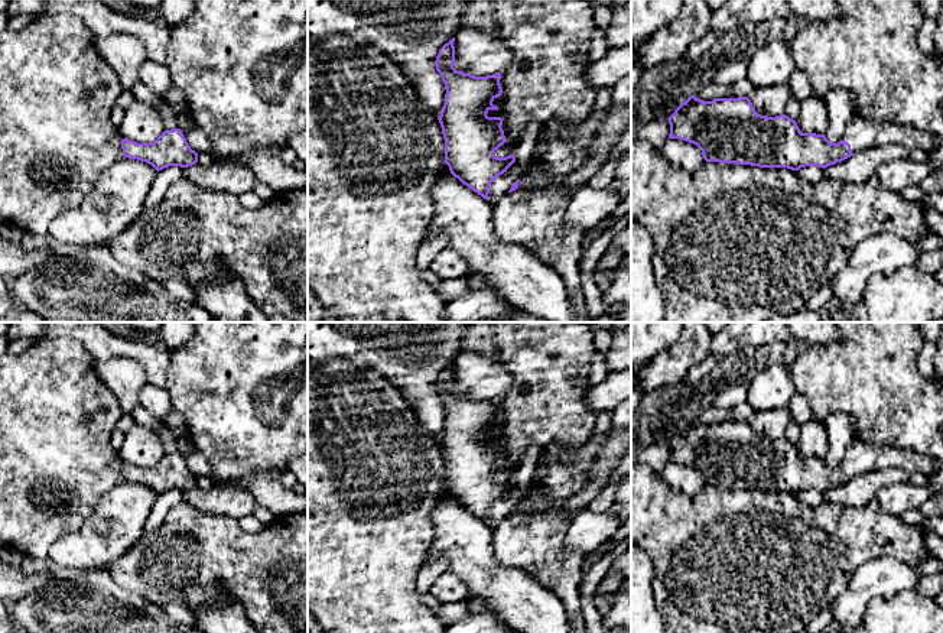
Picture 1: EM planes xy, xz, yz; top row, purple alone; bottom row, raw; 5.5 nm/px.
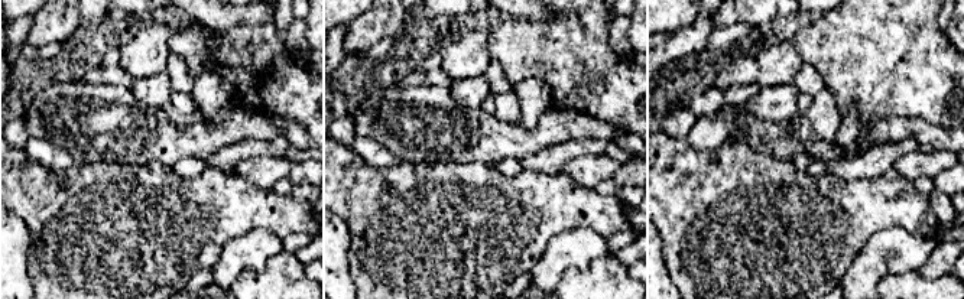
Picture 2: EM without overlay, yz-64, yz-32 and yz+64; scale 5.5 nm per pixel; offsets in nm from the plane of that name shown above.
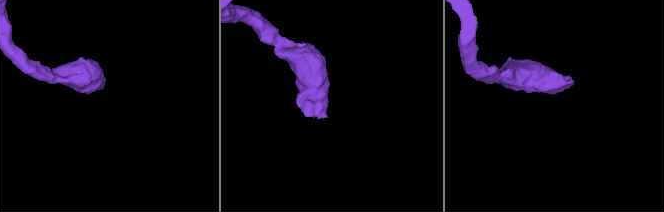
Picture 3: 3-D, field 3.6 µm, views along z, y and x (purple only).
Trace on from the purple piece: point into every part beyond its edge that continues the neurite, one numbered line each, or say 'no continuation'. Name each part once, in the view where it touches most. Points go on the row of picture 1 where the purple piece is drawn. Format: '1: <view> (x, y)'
1: yz (861, 133)

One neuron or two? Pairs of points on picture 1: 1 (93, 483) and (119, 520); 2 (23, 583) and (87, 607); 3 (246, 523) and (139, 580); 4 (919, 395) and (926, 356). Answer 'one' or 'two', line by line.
1: two
2: two
3: two
4: two

